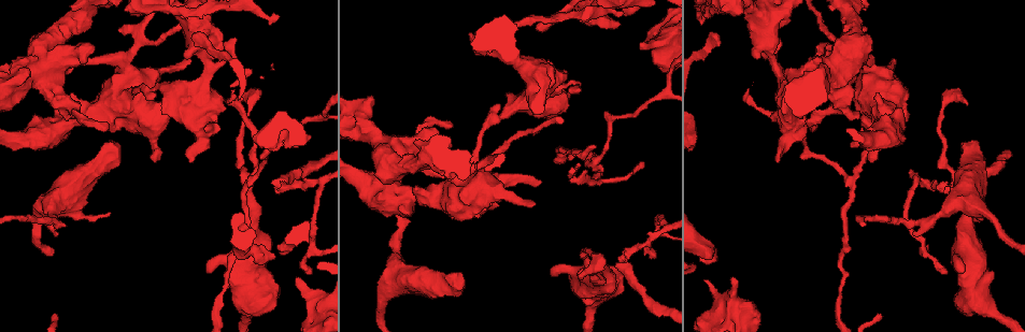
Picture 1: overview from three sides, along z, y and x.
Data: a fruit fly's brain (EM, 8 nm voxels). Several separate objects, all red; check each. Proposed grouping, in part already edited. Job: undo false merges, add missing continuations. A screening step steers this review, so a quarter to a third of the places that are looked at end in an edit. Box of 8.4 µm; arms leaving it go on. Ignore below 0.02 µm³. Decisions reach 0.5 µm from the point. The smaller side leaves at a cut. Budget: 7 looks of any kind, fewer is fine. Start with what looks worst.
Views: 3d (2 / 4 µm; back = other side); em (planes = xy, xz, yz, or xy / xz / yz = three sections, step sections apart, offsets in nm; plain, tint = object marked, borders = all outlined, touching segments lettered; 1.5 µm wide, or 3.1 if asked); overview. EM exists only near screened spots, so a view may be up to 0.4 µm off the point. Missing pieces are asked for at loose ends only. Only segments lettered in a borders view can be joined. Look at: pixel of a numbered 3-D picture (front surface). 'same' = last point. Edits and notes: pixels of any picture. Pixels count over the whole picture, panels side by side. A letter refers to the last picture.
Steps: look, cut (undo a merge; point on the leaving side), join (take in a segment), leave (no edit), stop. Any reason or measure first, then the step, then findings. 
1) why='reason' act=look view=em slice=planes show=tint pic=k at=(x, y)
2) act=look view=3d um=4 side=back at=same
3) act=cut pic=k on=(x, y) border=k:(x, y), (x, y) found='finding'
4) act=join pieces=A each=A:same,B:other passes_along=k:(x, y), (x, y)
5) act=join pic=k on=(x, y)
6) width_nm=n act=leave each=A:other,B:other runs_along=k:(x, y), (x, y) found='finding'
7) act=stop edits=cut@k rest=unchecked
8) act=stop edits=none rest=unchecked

why='tapers out' act=look view=3d um=2 pic=1 at=(231, 96)

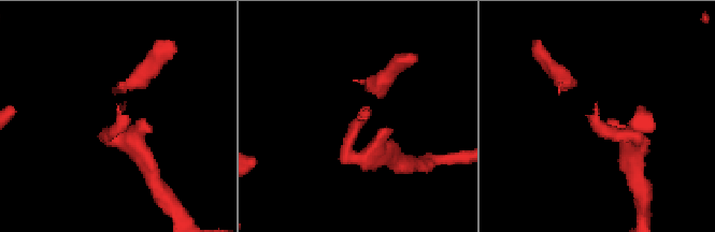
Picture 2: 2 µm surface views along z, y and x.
why='shape alone is not enough' act=look view=em slice=planes show=borders pic=2 at=(593, 121)

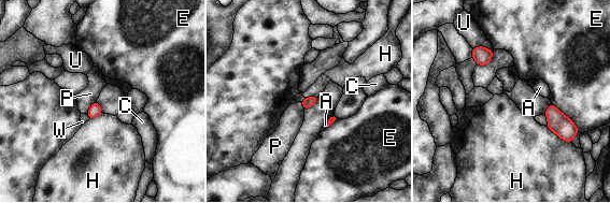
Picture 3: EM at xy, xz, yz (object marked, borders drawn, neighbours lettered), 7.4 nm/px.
act=leave each=A:other,C:other,E:other,H:other,P:other,U:other,W:other found='no lettered segment goes on from it'

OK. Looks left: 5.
why='calibre changes' act=look view=3d um=2 pic=1 at=(776, 70)

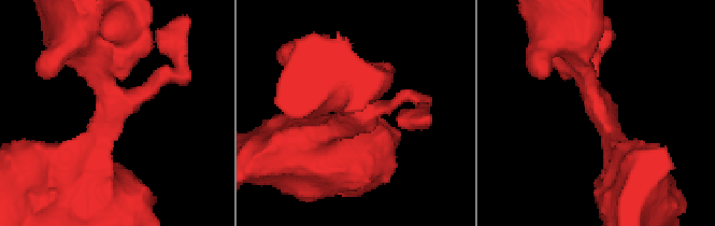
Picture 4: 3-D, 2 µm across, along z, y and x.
act=look view=em slice=xy step=4 show=borders pic=4 at=(357, 113)

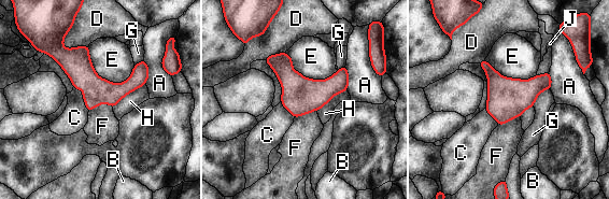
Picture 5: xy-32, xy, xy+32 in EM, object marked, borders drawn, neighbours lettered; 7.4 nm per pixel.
act=leave each=A:other,B:other,C:other,D:other,E:other,F:other,G:other,H:other,J:other found='continuous, no second neuron'

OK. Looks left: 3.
why='calibre changes' act=look view=em slice=yz step=4 show=tint pic=1 at=(927, 223)

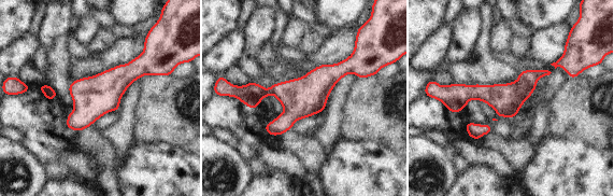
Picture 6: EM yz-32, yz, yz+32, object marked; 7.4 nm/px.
why='another direction' act=look view=em slice=planes show=borders at=same

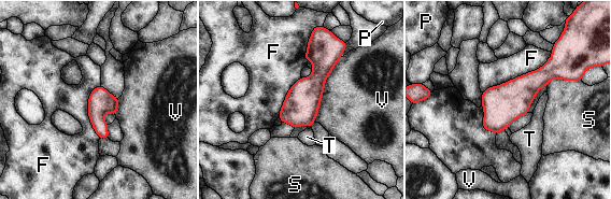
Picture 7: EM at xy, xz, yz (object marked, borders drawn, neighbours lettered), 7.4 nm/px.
act=leave each=F:other,P:other,S:other,T:other,V:other border=7:(552, 53), (536, 70), (482, 93) found='all the same neuron'

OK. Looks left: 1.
act=stop edits=none rest=unchecked

